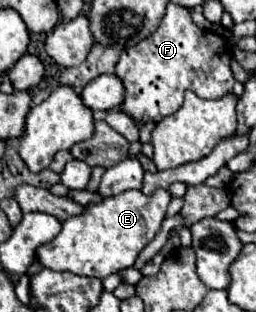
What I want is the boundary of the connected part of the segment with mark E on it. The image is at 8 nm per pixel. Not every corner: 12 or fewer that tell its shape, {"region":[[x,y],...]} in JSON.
{"region":[[172,196],[84,206],[36,248],[50,270],[106,278],[136,262]]}

